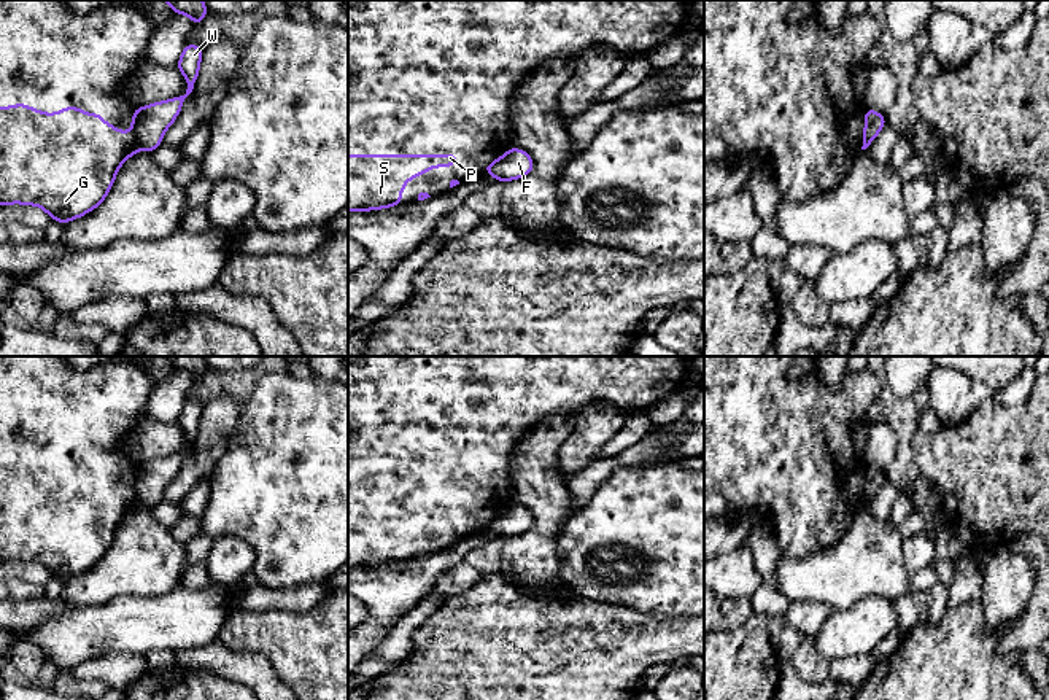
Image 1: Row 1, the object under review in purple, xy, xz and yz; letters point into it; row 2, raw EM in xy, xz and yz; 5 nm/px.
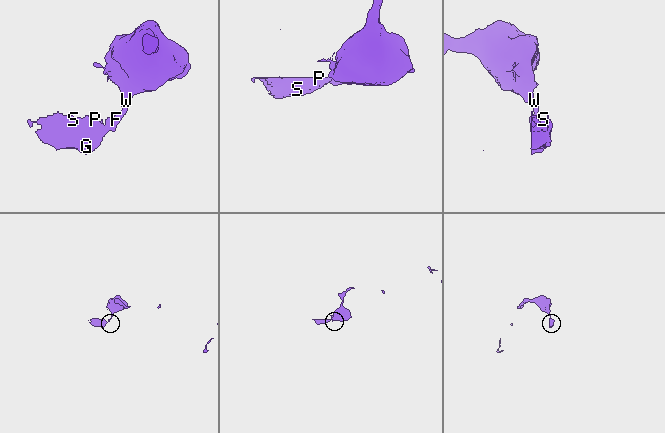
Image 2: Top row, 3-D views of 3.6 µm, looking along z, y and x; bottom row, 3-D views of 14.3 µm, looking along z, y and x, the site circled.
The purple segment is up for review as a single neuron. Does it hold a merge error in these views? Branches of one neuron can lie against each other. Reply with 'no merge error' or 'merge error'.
merge error

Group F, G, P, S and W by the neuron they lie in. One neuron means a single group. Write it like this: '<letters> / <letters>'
F W / G P S

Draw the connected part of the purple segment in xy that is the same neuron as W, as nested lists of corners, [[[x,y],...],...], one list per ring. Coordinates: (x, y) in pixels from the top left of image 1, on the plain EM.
[[[195,399],[184,402],[176,425],[188,438],[184,452],[154,458],[137,466],[137,500],[141,508],[151,509],[162,500],[164,488],[173,480],[184,455],[192,449],[200,426],[203,406]]]

